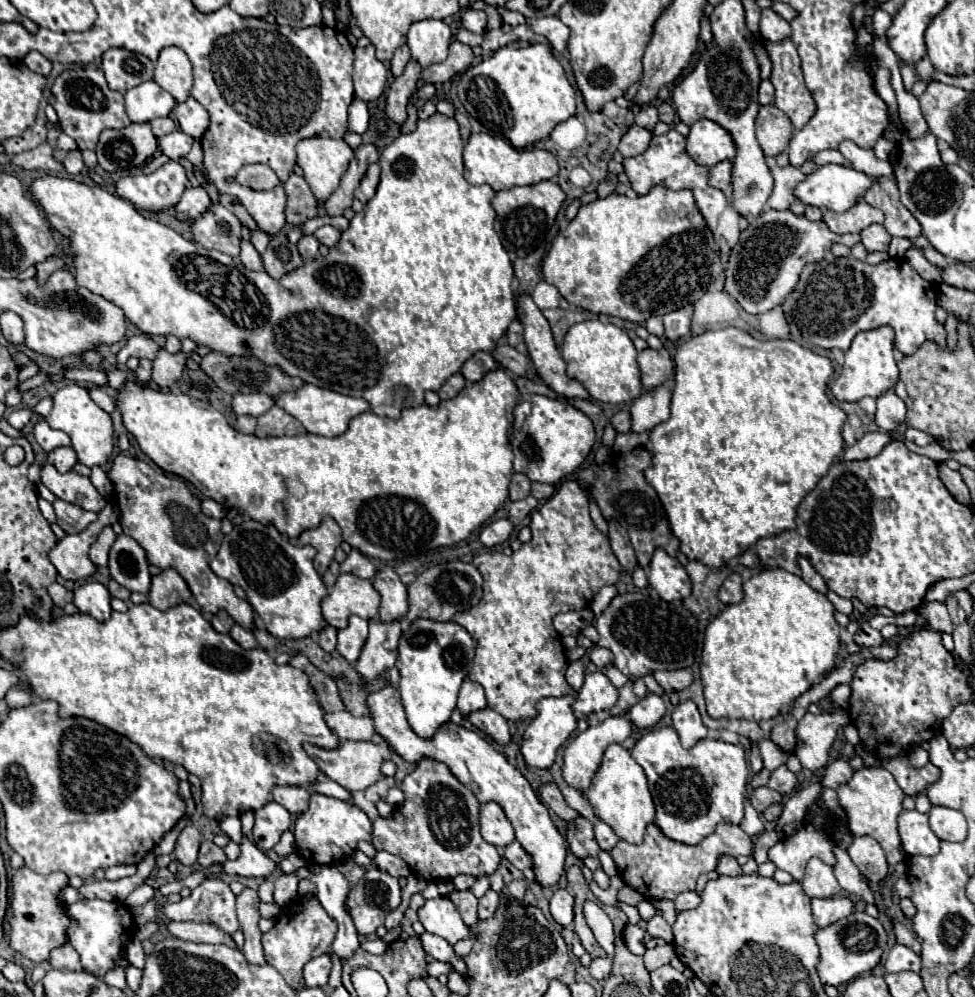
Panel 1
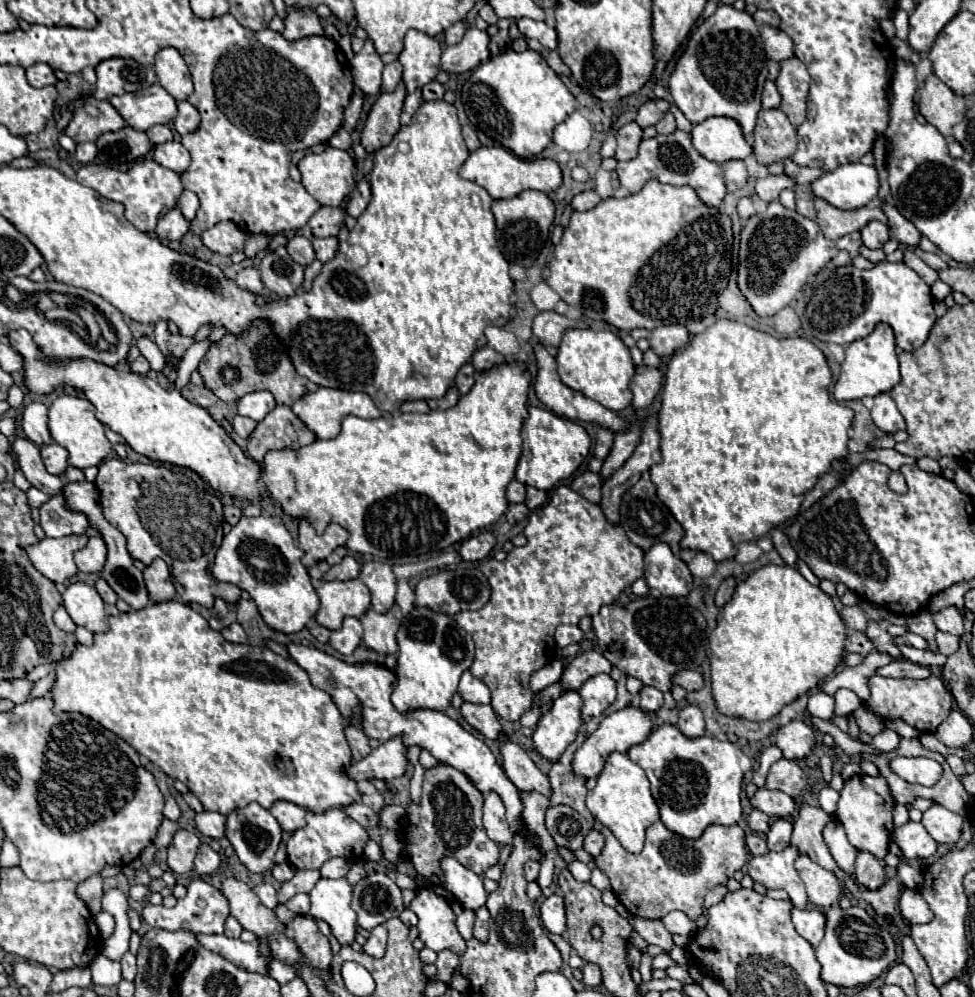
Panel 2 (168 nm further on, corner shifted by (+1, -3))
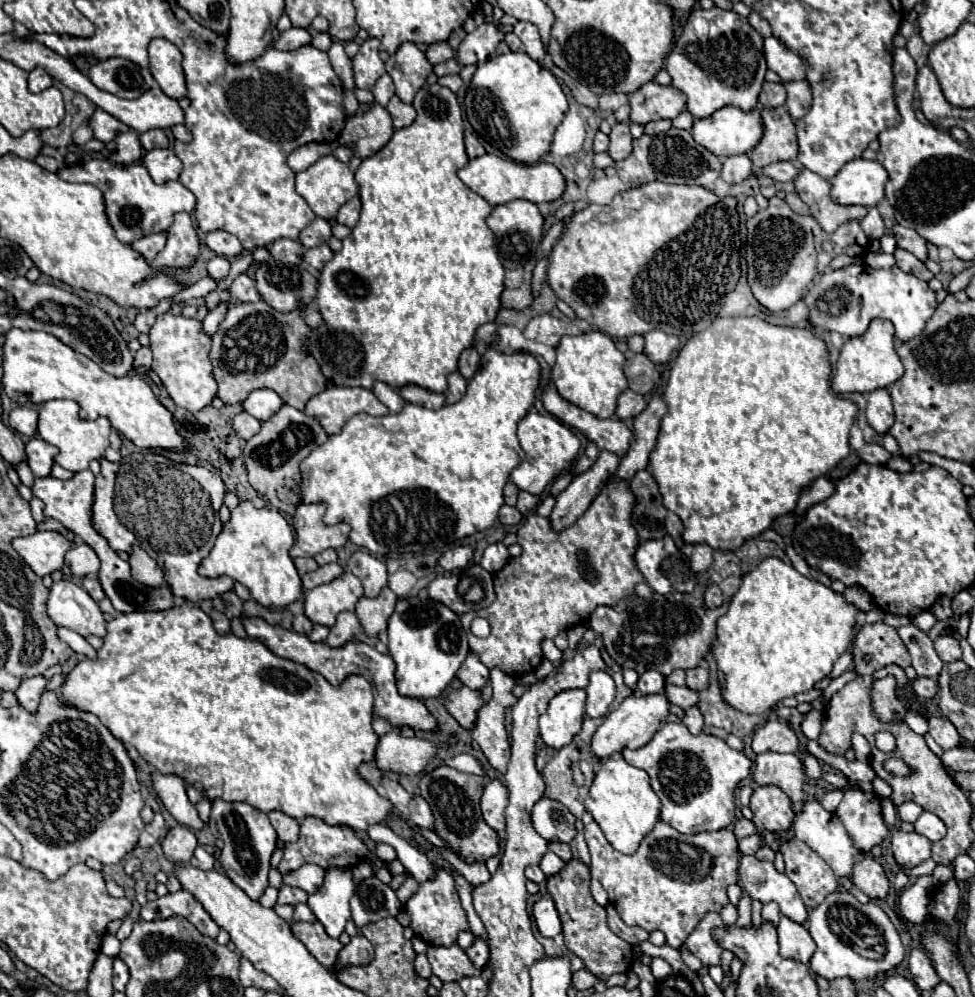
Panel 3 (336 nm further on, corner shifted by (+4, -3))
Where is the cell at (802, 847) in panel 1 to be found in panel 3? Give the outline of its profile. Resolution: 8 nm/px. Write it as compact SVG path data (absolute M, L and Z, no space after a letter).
M743 855L739 865L739 879L751 899L757 899L763 905L775 901L781 915L801 925L807 921L807 909L795 885L783 873L779 873L773 863L759 861L753 855Z

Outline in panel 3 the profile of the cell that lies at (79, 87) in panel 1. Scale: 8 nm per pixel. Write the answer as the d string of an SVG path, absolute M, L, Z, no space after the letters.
M97 109L93 113L93 117L89 119L89 123L95 131L95 139L99 139L103 143L113 141L113 137L117 137L117 133L121 133L121 131L129 131L129 127L125 123L121 123L119 119L115 119L113 115L109 115L103 109Z

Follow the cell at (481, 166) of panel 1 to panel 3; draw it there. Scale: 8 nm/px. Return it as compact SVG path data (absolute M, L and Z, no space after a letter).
M483 155L477 159L471 159L467 167L459 169L459 179L477 195L481 195L489 205L503 205L515 199L525 199L535 205L539 203L551 203L557 201L565 191L565 177L561 171L551 163L537 163L537 165L525 165L511 159L503 159L497 155Z

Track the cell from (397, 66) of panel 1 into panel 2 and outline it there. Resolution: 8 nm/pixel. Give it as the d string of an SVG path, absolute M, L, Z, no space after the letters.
M394 59L392 63L388 63L386 67L384 67L384 89L386 91L394 91L394 87L396 87L396 83L400 81L400 77L402 77L402 65L400 65L400 61L398 59Z

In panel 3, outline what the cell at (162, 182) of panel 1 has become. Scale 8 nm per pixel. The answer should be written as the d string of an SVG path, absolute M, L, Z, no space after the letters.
M85 159L75 165L63 167L57 175L69 183L89 183L101 189L105 197L105 213L109 217L109 225L113 225L115 237L125 245L139 239L141 233L149 235L149 233L167 231L173 223L175 213L179 211L189 213L195 209L195 197L189 189L185 189L179 181L157 185L141 163L117 165L107 159Z

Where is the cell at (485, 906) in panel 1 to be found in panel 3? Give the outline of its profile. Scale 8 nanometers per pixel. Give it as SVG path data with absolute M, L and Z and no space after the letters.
M475 939L473 947L467 951L469 961L473 961L475 969L483 969L485 963L489 961L489 945L483 939Z

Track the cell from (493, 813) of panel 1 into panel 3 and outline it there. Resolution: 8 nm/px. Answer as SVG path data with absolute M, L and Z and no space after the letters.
M491 779L485 785L485 793L481 797L483 819L489 827L493 827L499 835L505 833L505 807L509 803L507 787L499 779Z

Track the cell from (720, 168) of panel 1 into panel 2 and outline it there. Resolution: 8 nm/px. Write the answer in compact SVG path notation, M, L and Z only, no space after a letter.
M726 161L722 165L722 169L724 169L724 181L726 181L728 191L736 191L736 189L744 187L744 183L748 179L744 161Z

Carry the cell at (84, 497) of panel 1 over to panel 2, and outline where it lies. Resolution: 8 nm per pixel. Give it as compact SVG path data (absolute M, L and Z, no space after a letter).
M16 439L12 443L12 451L16 453L18 459L18 467L24 471L26 479L40 491L52 495L60 495L60 485L64 485L64 481L58 475L52 475L44 469L42 457L40 457L40 449L28 441L28 439Z

